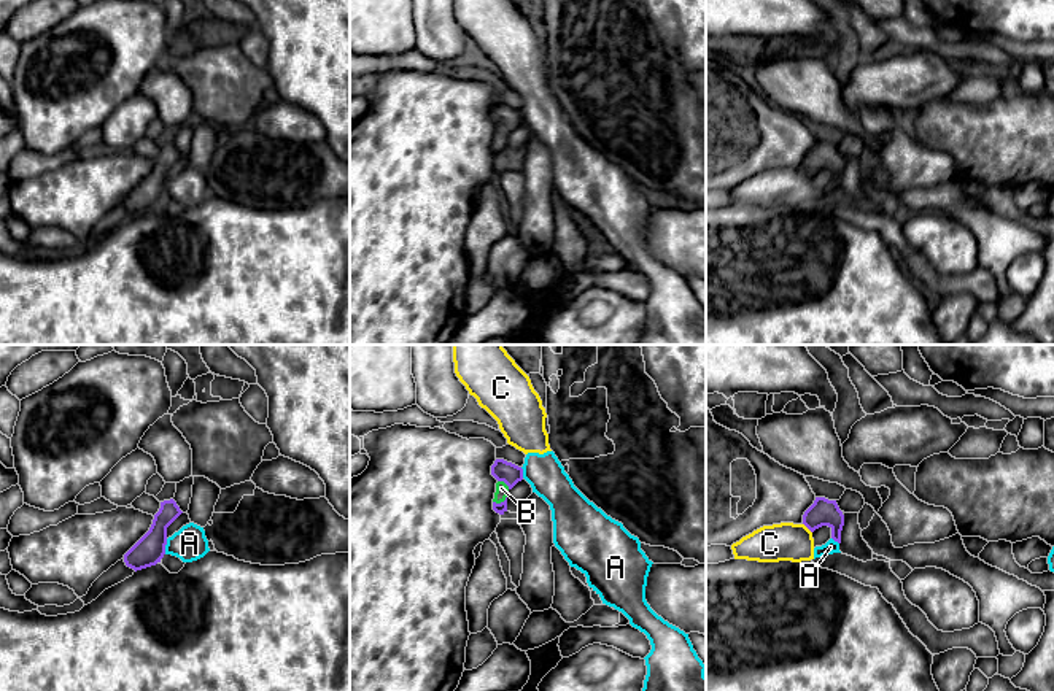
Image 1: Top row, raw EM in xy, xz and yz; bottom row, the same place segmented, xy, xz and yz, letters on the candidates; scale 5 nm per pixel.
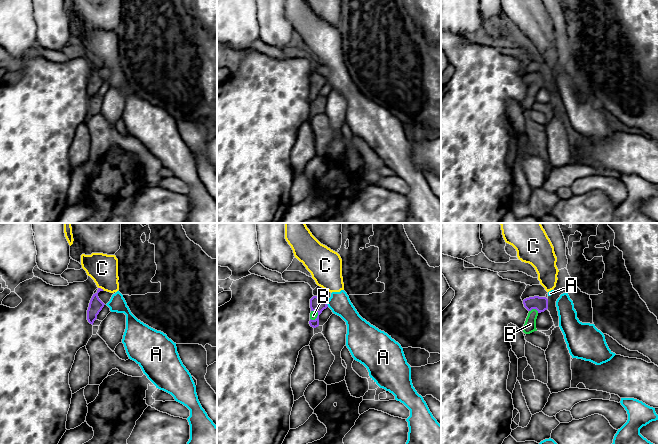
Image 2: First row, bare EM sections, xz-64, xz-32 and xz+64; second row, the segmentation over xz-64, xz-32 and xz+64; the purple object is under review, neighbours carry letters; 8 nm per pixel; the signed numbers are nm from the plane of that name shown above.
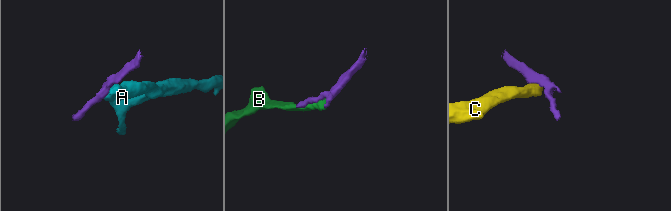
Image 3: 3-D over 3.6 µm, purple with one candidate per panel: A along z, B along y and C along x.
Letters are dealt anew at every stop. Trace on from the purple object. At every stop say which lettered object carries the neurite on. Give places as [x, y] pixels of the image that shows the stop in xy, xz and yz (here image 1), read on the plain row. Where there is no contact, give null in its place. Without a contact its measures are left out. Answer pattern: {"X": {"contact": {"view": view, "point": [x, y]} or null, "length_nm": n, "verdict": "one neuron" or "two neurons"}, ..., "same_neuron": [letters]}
{"A": {"contact": {"view": "xy", "point": [164, 191]}, "length_nm": 80, "verdict": "two neurons"}, "B": {"contact": {"view": "xz", "point": [501, 146]}, "length_nm": 80, "verdict": "one neuron"}, "C": {"contact": {"view": "yz", "point": [806, 170]}, "length_nm": 70, "verdict": "two neurons"}, "same_neuron": ["B"]}

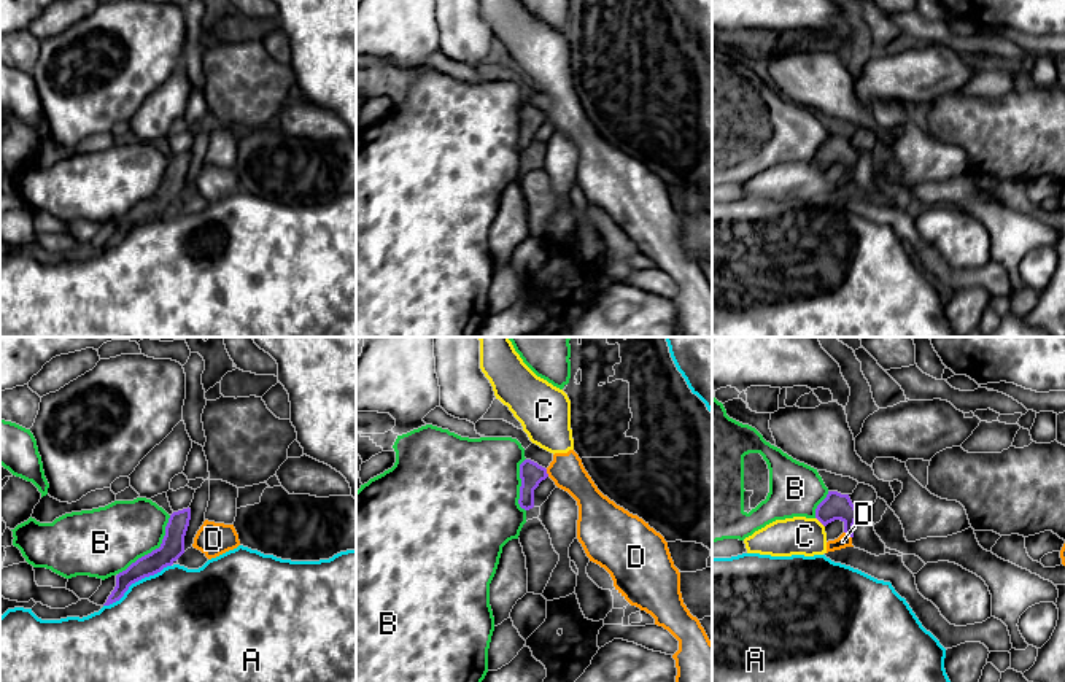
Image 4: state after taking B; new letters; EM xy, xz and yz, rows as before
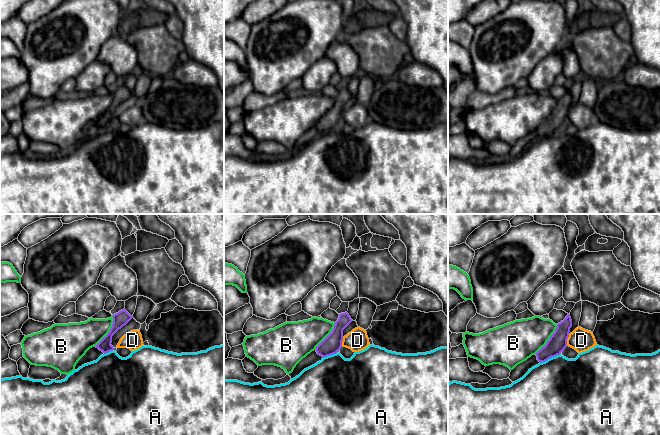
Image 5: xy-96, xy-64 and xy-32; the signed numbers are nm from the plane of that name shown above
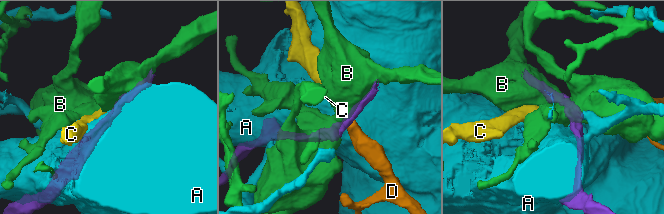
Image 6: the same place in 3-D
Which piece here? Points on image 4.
{"A": {"contact": {"view": "xy", "point": [135, 224]}, "length_nm": 400, "verdict": "two neurons"}, "B": {"contact": {"view": "xy", "point": [153, 194]}, "length_nm": 400, "verdict": "two neurons"}, "C": {"contact": {"view": "yz", "point": [819, 164]}, "length_nm": 70, "verdict": "two neurons"}, "D": {"contact": {"view": "xz", "point": [546, 116]}, "length_nm": 40, "verdict": "two neurons"}, "same_neuron": []}

